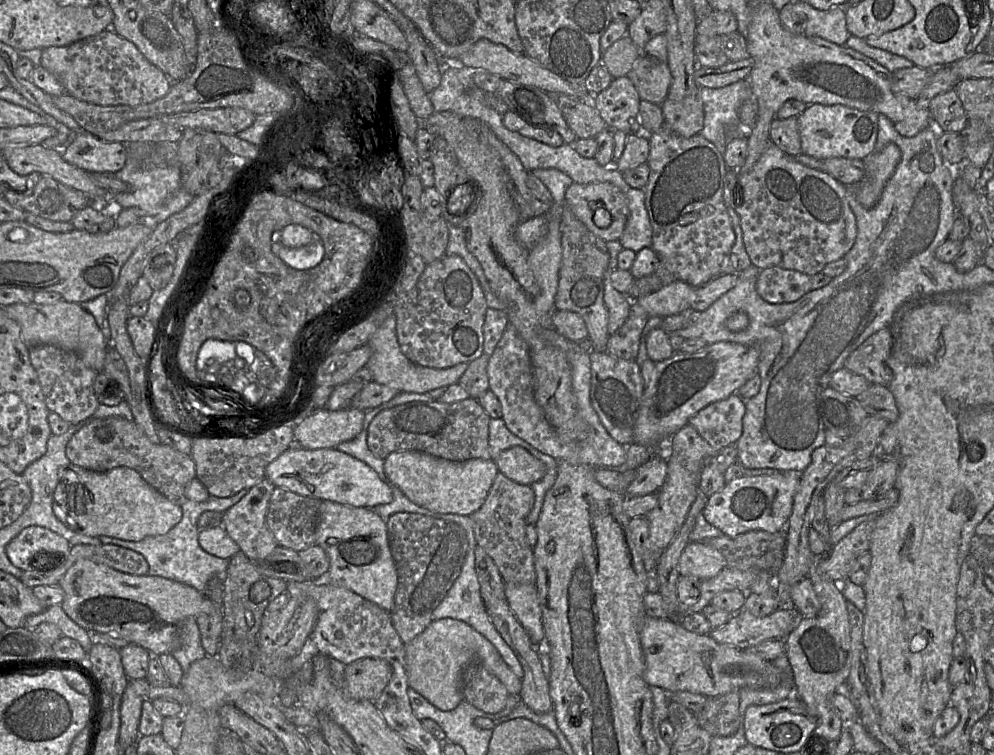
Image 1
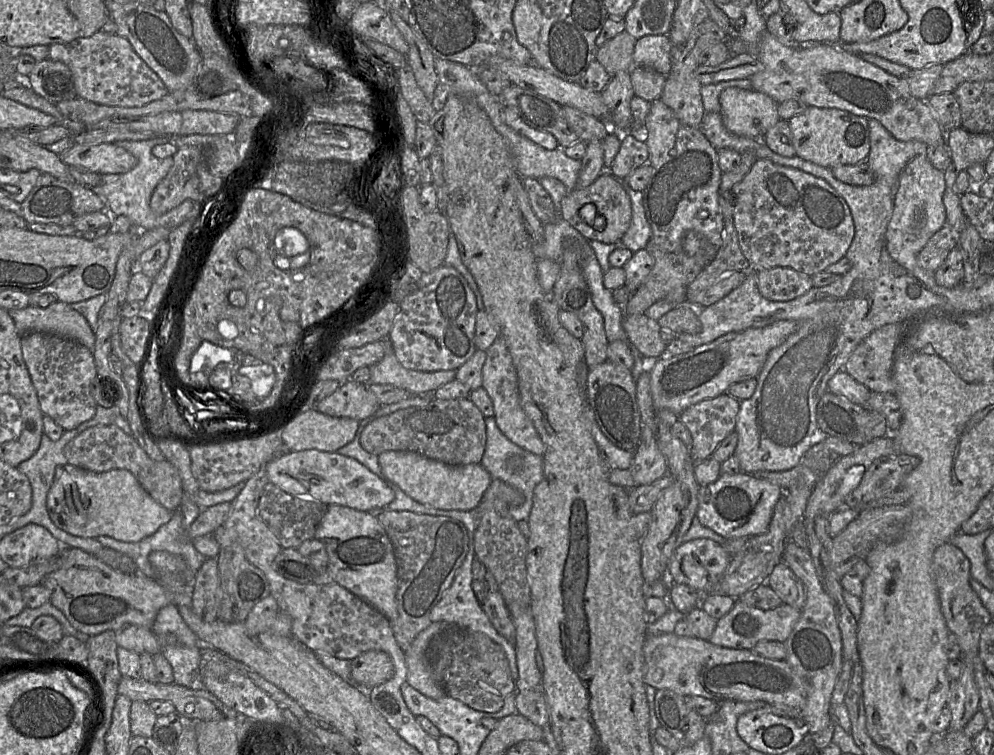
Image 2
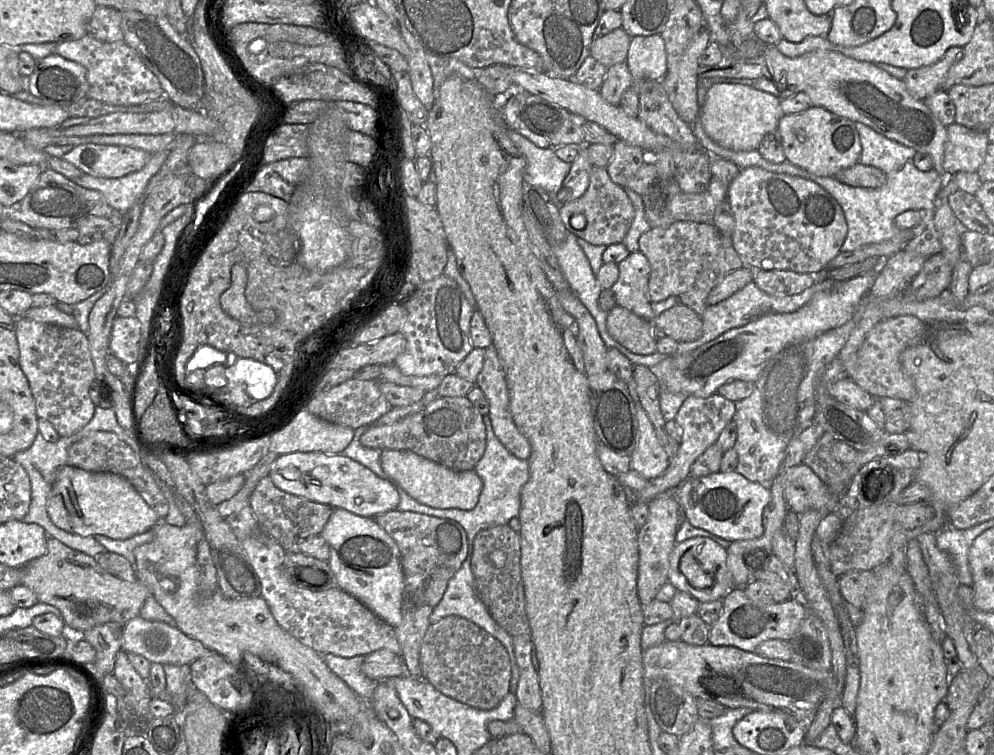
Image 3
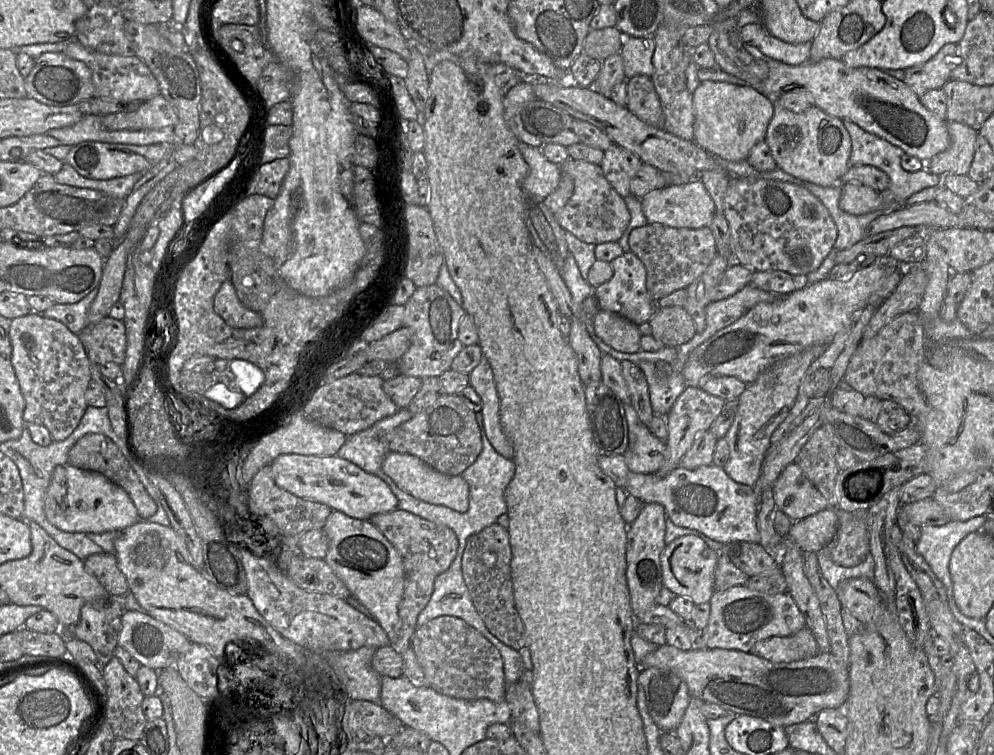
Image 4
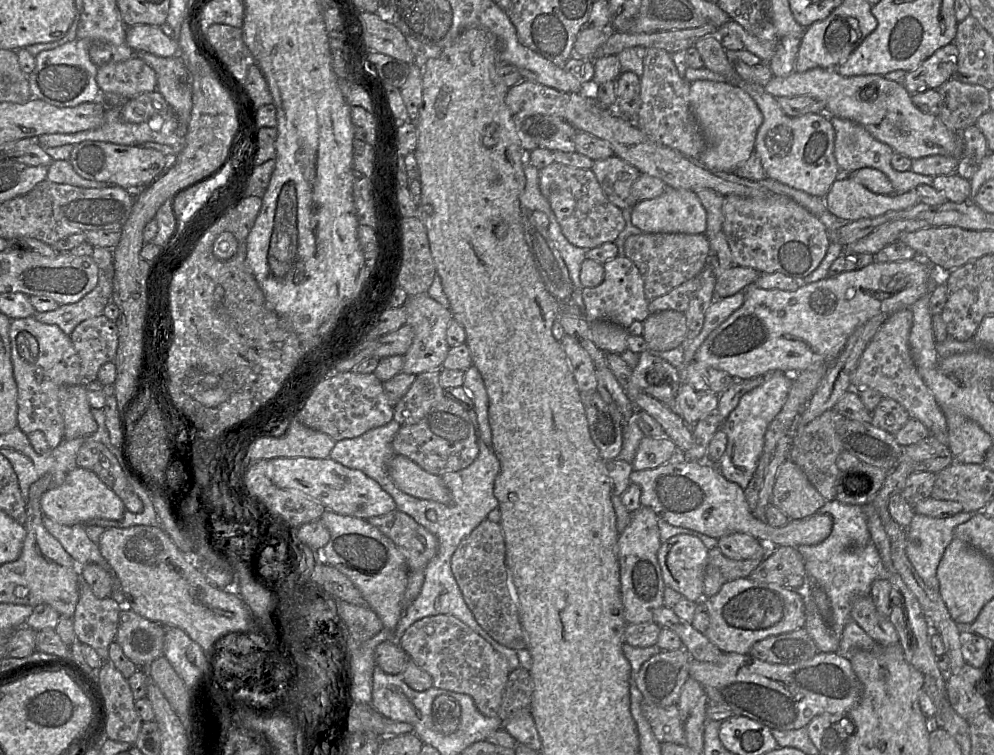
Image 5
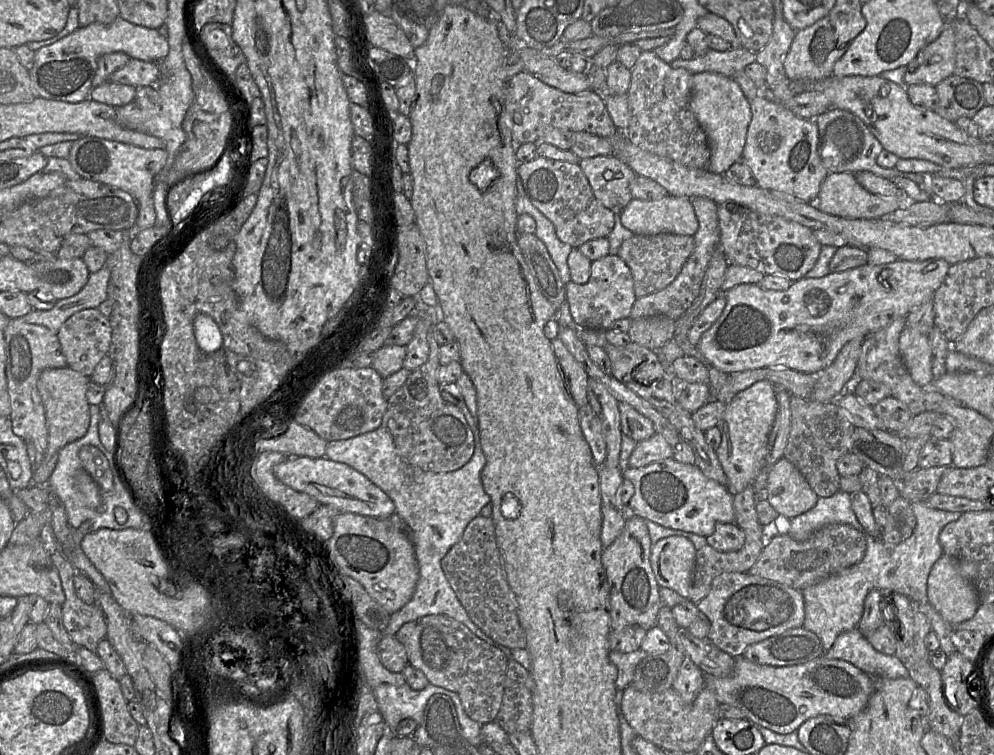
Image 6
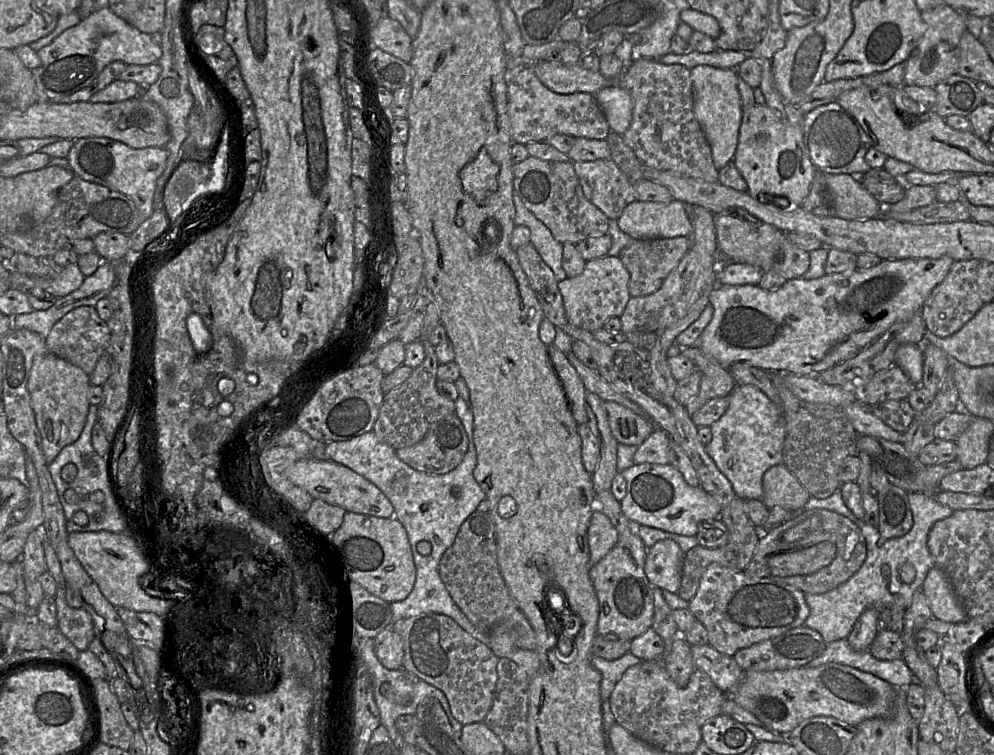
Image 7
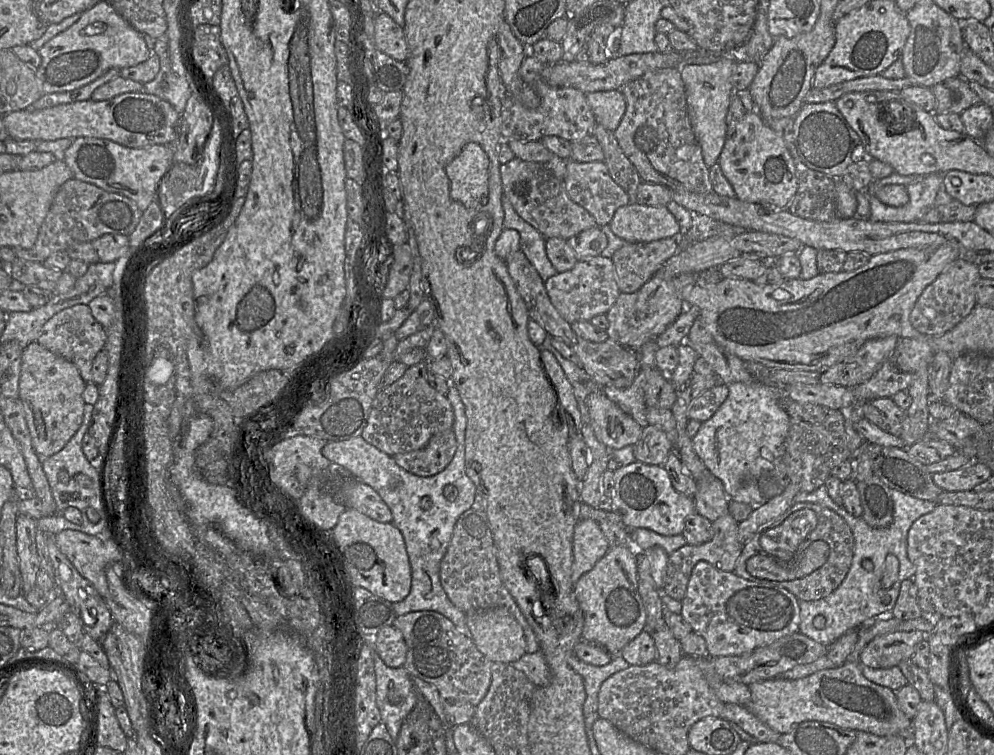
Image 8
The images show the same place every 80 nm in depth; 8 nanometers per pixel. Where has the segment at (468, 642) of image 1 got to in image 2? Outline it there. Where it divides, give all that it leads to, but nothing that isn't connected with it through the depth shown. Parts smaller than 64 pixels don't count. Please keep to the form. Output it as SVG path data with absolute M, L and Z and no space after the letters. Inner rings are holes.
M431 622L426 629L418 634L410 647L405 651L408 684L431 699L439 699L447 695L441 684L436 680L427 656L431 640L446 625L449 624Z

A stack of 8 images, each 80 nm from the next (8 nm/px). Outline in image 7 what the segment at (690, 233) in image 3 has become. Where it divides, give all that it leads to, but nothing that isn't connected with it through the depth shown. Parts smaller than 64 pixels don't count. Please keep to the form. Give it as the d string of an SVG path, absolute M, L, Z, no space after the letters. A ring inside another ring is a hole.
M688 236L673 238L634 239L621 251L619 258L630 273L631 297L647 296L656 292L670 272L677 267L689 249Z

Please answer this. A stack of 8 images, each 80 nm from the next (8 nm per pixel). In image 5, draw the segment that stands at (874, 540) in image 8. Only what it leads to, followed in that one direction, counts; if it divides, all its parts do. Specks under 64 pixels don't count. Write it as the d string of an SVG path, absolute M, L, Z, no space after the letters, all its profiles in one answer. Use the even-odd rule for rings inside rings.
M838 500L827 501L816 514L828 514L833 519L831 534L822 542L815 545L801 545L798 551L802 554L807 572L807 585L821 587L827 594L831 604L831 616L825 620L818 610L808 612L804 629L814 640L819 653L836 653L839 647L842 631L851 620L852 602L859 597L869 595L872 584L878 579L888 579L888 570L885 568L879 552L873 544L867 528L866 514L861 506L841 503ZM961 512L947 518L932 518L915 513L907 528L906 555L923 582L932 590L939 590L937 568L948 545L954 539L954 529L968 521L974 513Z

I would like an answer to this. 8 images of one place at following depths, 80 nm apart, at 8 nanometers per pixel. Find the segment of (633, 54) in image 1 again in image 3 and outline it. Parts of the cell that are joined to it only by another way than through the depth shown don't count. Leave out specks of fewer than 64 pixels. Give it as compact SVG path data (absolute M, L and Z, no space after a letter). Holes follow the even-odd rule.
M617 28L592 41L590 56L609 68L626 61L630 41L631 37L622 28Z

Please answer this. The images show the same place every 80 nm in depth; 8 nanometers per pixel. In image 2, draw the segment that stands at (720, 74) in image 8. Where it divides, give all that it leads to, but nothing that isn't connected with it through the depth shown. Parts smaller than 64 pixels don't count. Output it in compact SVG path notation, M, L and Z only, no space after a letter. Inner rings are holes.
M727 88L719 97L723 125L738 136L763 139L778 121L778 104L768 95L740 88Z

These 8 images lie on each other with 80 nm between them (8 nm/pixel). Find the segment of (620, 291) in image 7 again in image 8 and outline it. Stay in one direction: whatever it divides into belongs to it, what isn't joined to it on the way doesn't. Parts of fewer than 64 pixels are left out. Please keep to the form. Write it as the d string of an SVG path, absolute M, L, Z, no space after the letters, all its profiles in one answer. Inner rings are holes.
M602 255L578 261L571 270L557 273L544 283L551 303L570 324L590 322L595 316L606 315L621 293L615 280L613 260Z

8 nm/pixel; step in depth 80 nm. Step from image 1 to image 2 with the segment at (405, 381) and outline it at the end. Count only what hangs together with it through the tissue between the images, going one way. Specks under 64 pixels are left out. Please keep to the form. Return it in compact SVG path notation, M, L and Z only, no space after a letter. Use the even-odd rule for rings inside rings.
M387 339L387 352L385 353L383 359L371 366L370 369L370 383L389 384L404 389L408 391L410 394L415 395L431 395L444 384L456 379L456 370L440 370L434 372L425 372L411 370L403 367L401 363L398 361L389 342L389 339Z

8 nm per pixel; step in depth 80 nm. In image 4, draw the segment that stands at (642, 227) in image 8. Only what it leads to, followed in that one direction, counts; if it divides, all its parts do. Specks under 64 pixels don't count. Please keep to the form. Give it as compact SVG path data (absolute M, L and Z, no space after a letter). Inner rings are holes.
M701 180L684 185L669 184L654 190L641 199L641 206L648 224L658 223L673 228L710 227L715 215L715 204Z

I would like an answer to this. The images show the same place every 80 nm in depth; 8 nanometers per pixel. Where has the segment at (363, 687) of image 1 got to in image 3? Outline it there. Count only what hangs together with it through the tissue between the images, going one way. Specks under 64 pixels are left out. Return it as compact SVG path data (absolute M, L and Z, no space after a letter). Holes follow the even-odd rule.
M379 649L365 655L362 672L368 678L380 682L405 675L406 666L401 655L388 649Z

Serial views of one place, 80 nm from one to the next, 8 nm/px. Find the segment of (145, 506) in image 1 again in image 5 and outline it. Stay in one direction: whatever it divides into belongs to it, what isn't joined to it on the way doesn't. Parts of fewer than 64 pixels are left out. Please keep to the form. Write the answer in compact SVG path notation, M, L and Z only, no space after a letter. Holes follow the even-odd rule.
M79 466L72 469L64 482L49 488L40 499L42 514L63 525L86 524L91 520L121 520L125 513L122 500L92 471Z

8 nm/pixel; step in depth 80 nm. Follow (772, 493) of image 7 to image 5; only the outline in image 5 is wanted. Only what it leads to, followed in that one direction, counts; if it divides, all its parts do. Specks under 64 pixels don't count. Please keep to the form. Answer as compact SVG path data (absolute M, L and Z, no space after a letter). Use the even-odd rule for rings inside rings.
M787 459L778 468L773 488L772 505L784 512L789 520L800 520L816 514L827 502L793 461Z

